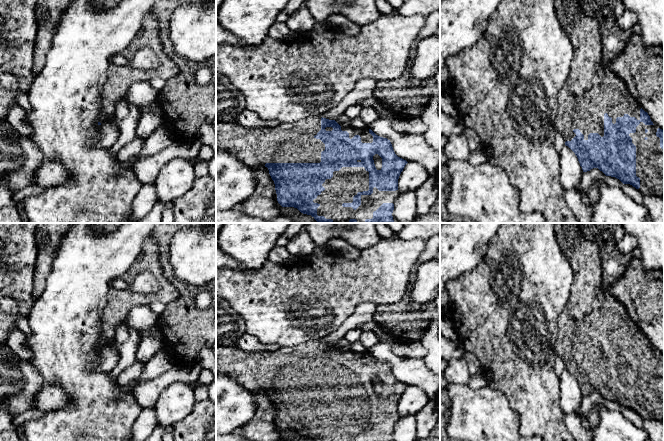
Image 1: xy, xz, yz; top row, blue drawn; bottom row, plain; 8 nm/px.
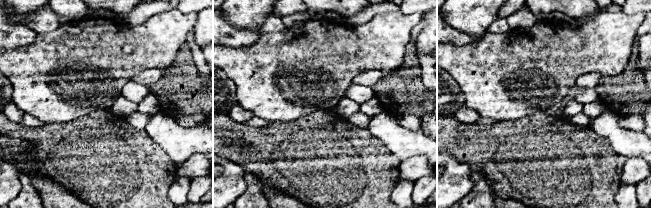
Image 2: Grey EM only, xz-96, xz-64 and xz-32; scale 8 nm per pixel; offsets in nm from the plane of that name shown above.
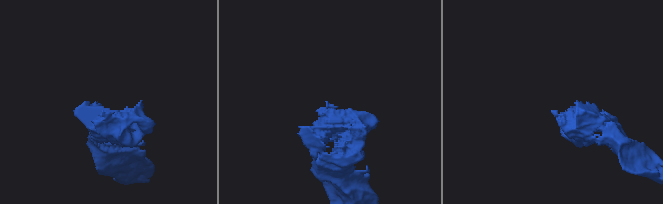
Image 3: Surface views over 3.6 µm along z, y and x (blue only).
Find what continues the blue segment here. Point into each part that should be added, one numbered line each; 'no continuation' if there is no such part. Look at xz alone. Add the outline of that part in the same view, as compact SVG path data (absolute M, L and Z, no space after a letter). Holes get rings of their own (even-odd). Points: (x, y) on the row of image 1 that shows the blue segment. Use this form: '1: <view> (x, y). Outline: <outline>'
1: xz (348, 181). Outline: M342 167L334 171L333 177L326 179L322 186L325 190L313 200L320 205L317 215L332 219L334 223L348 223L350 219L364 223L373 218L373 212L383 203L394 204L400 194L398 190L379 191L374 187L371 195L361 195L361 205L356 210L343 207L343 203L352 203L358 192L369 190L369 172L364 167Z

